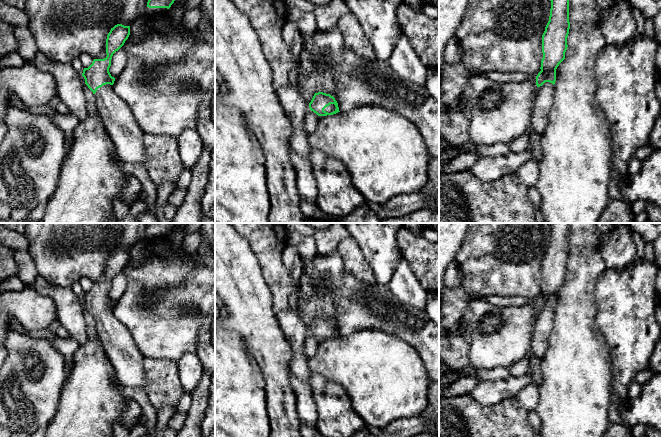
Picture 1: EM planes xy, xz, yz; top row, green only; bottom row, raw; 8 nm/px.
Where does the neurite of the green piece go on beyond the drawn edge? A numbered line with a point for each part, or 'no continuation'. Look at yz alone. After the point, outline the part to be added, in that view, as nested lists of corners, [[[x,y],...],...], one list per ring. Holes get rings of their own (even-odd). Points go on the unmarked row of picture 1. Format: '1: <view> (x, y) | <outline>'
1: yz (543, 325) | [[[545,306],[537,311],[531,340],[531,351],[542,360],[547,352],[549,337],[553,329],[554,309]]]

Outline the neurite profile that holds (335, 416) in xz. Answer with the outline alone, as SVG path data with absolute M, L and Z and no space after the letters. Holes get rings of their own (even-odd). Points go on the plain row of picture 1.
M311 371L308 384L317 408L316 429L324 437L353 437L366 424L353 410L350 397L342 385Z

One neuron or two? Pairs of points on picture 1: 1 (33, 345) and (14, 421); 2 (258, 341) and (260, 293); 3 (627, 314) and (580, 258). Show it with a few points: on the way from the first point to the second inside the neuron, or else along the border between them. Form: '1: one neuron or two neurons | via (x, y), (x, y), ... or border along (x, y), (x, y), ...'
1: one neuron | via (33, 364), (33, 374), (24, 402)
2: one neuron | via (258, 329), (258, 305)
3: two neurons | border along (620, 270), (606, 269), (600, 275), (594, 301)

